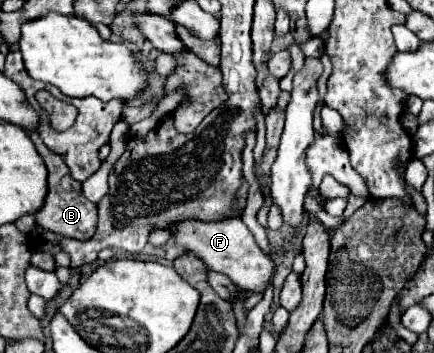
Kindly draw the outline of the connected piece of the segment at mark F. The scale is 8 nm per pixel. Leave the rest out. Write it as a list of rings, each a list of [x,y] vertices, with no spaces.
[[[226,218],[220,222],[184,222],[184,226],[176,226],[176,230],[172,230],[172,236],[186,250],[200,254],[200,260],[204,260],[210,270],[226,274],[236,286],[246,292],[264,294],[276,274],[274,260],[260,250],[252,232],[240,218]]]

